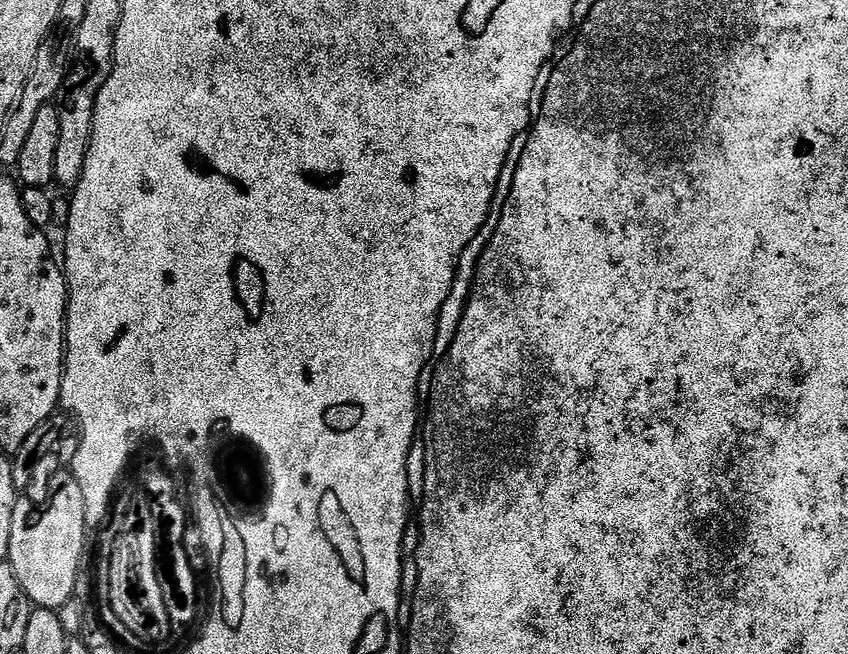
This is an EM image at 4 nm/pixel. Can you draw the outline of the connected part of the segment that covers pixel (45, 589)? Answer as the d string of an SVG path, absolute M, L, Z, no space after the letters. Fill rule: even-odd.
M65 470L57 474L50 482L46 502L35 504L20 498L14 506L7 563L11 564L14 570L20 589L37 608L58 610L66 601L77 595L76 579L80 576L80 563L84 560L84 540L88 536L87 524L90 521L85 515L85 509L90 504L84 496L86 496L85 488L78 486L75 475L71 471Z

